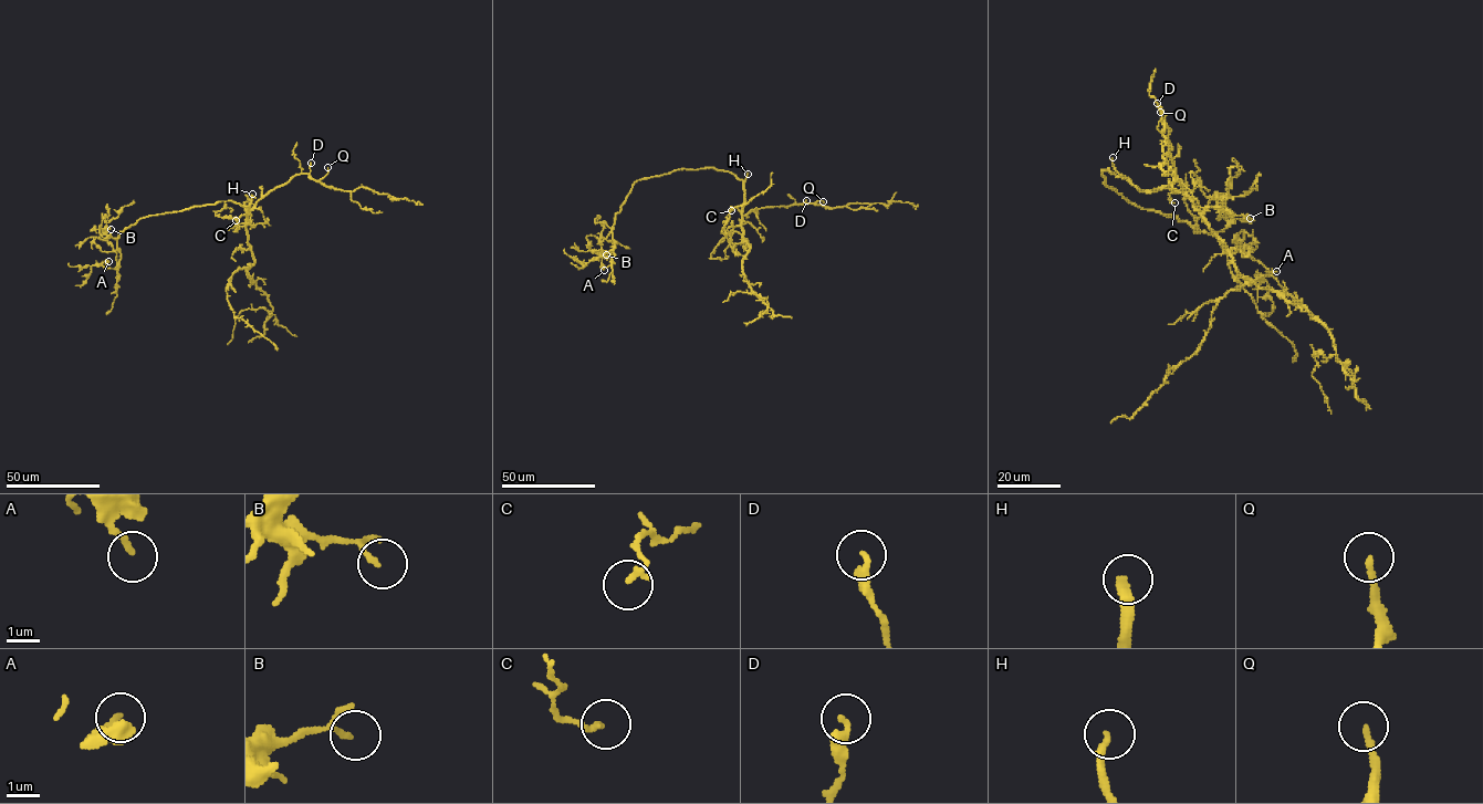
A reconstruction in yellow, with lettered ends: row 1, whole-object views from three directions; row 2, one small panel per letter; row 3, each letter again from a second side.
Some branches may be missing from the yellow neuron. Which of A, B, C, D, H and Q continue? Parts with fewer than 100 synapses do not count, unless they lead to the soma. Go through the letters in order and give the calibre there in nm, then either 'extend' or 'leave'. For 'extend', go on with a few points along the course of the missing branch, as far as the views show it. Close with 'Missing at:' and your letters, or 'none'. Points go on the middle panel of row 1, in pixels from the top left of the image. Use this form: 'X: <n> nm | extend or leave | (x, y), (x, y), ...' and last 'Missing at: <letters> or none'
A: 160 nm | leave
B: 100 nm | leave
C: 160 nm | leave
D: 280 nm | leave
H: 280 nm | extend | (748, 174), (753, 177), (752, 196), (758, 216), (780, 244), (784, 281), (796, 303), (795, 316), (800, 325)
Q: 200 nm | leave
Missing at: H

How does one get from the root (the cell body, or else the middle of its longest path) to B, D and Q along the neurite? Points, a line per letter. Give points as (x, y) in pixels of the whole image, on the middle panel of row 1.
B: (737, 178), (730, 171), (701, 168), (637, 180), (615, 216), (613, 229), (601, 242), (599, 251), (606, 254)
D: (737, 178), (742, 181), (744, 189), (742, 215), (766, 207), (804, 205), (806, 200)
Q: (737, 178), (742, 181), (744, 189), (742, 215), (766, 207), (823, 201)

